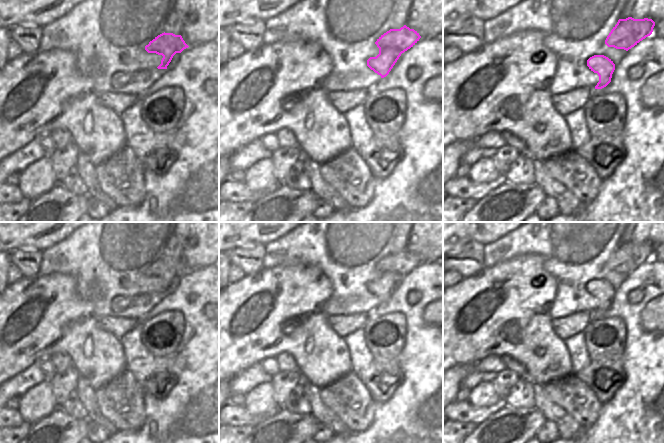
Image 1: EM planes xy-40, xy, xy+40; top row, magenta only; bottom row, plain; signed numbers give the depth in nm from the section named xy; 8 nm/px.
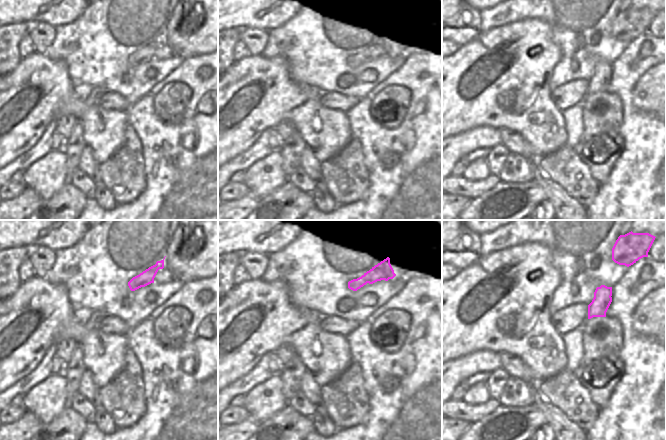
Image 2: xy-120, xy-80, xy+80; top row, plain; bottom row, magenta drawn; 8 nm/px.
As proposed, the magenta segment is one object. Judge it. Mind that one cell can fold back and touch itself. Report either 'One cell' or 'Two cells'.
Two cells

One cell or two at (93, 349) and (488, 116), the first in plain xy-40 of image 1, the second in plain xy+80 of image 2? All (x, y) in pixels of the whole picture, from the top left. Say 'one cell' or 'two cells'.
one cell

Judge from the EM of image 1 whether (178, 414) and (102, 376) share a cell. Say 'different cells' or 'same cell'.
different cells

